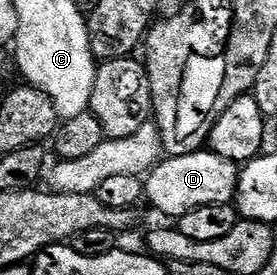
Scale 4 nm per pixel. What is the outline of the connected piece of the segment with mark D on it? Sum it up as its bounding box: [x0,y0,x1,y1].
[144,151,239,219]

